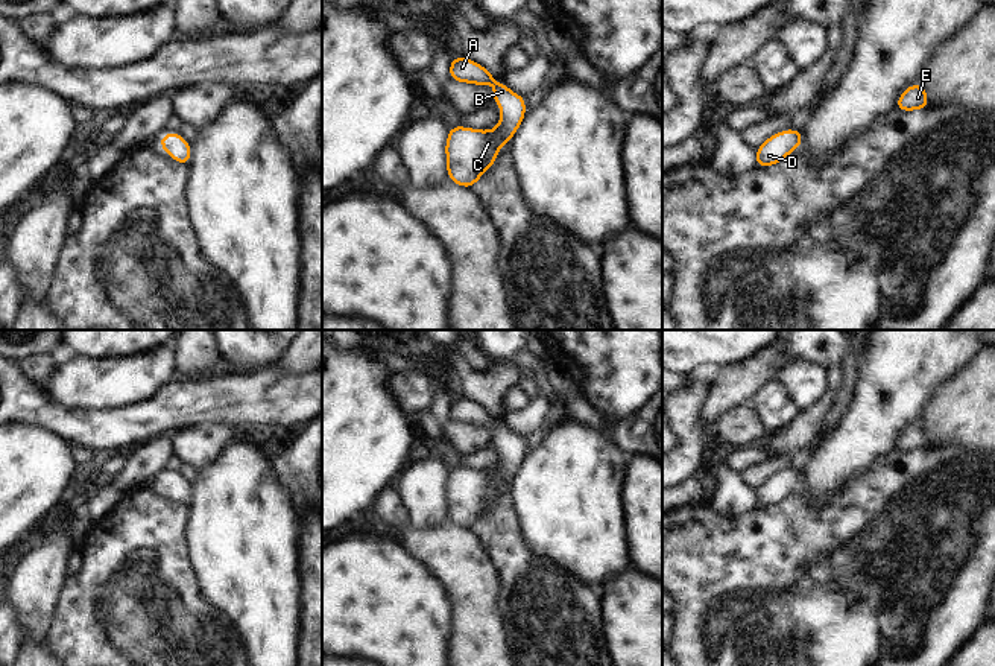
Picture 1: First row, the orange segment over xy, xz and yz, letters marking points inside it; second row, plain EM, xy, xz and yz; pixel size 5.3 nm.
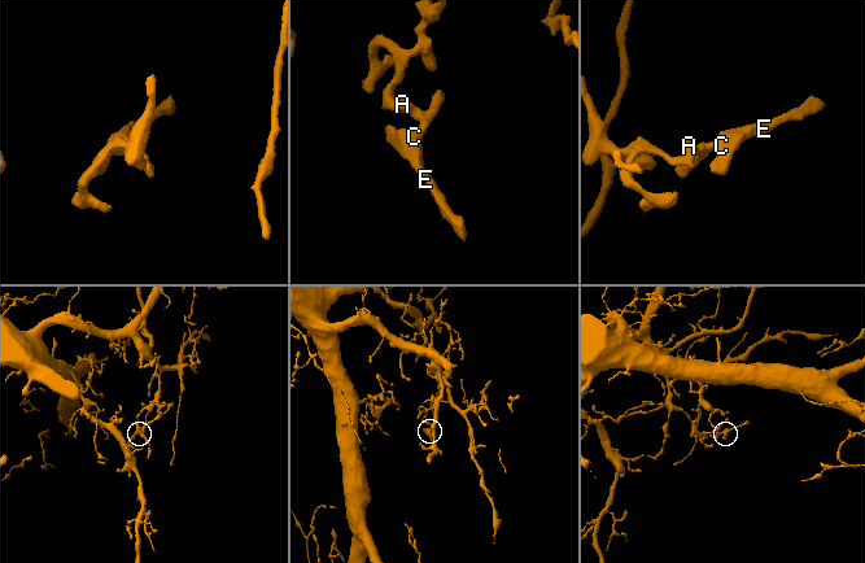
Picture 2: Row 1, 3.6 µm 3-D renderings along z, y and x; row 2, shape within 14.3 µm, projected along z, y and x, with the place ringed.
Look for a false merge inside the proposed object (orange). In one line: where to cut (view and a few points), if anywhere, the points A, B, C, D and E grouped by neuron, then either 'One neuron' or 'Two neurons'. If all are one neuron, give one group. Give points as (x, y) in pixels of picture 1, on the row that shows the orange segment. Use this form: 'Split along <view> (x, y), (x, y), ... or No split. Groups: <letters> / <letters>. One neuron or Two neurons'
No split. Groups: A B C D E. One neuron

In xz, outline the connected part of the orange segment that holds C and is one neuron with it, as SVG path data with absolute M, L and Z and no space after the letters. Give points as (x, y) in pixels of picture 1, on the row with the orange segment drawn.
M503 81L494 87L494 100L503 109L498 126L494 131L475 131L472 128L453 126L445 144L448 179L469 189L482 173L495 163L495 157L504 141L510 141L521 120L526 97L512 93Z

